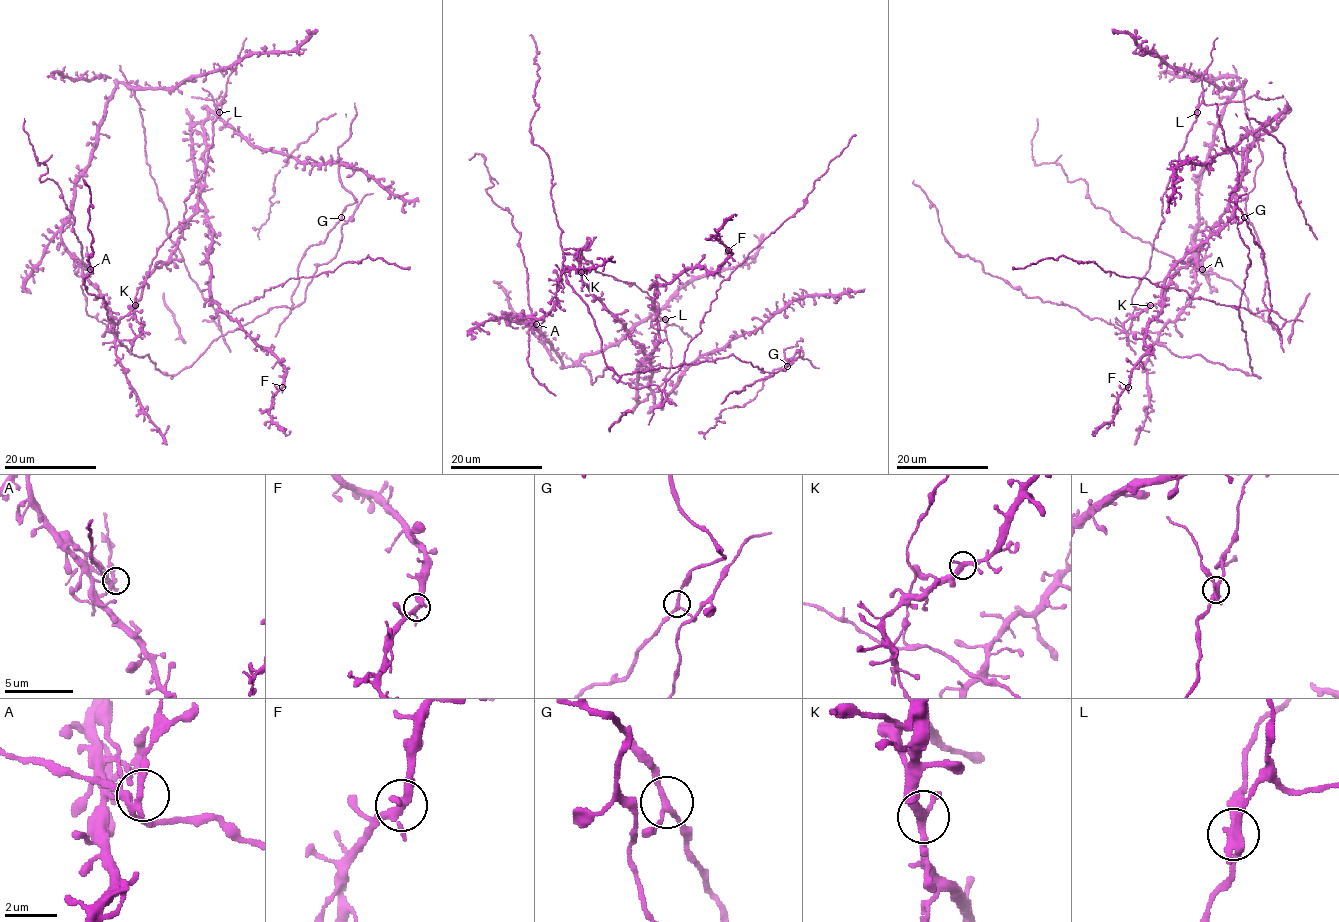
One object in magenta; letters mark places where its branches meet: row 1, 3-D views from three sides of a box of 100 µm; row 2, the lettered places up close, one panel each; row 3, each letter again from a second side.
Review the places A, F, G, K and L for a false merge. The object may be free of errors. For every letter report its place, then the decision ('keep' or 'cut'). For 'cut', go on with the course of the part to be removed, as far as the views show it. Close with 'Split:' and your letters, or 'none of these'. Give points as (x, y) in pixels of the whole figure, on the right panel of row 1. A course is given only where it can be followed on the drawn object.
A: place (1202, 269); keep
F: place (1128, 387); keep
G: place (1244, 217); keep
K: place (1150, 305); keep
L: place (1197, 112); cut; course (1196, 112), (1200, 95), (1207, 88)
Split: L

